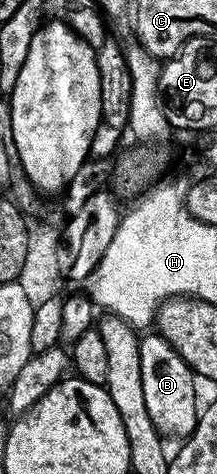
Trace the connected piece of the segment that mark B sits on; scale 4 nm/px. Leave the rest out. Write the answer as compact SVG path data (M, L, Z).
M151 332L140 341L140 380L144 380L144 401L148 407L148 416L152 416L152 424L158 433L167 439L189 438L196 428L200 413L198 394L194 391L196 375L190 365L157 332Z

